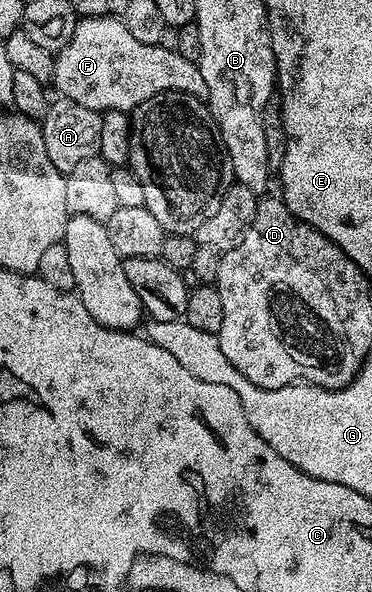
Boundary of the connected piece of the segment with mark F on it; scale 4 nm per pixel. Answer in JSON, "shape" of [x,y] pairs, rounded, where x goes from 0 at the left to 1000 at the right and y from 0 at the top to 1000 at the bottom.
{"shape":[[[220,29],[194,66],[145,100],[140,144],[183,171],[247,181],[277,193],[288,184],[358,188],[376,174],[452,154],[513,157],[551,166],[559,147],[524,105],[495,100],[476,81],[446,83],[444,74],[376,73],[366,59],[315,29]]]}

